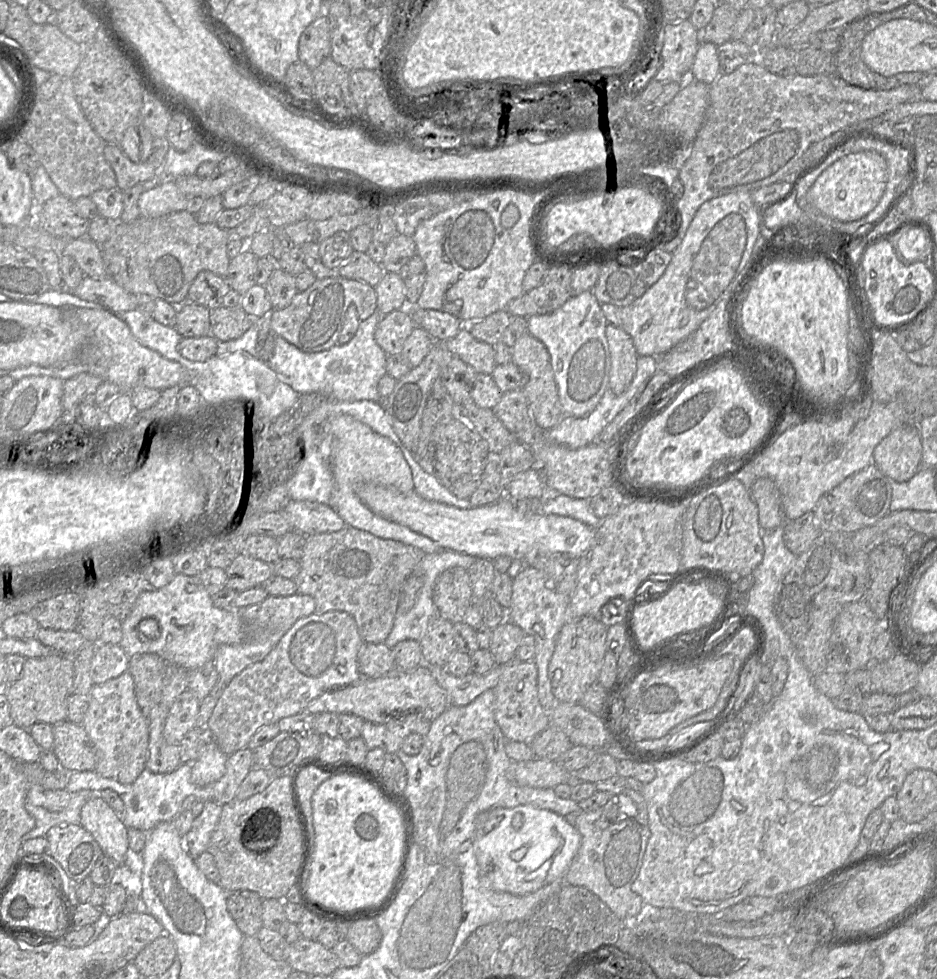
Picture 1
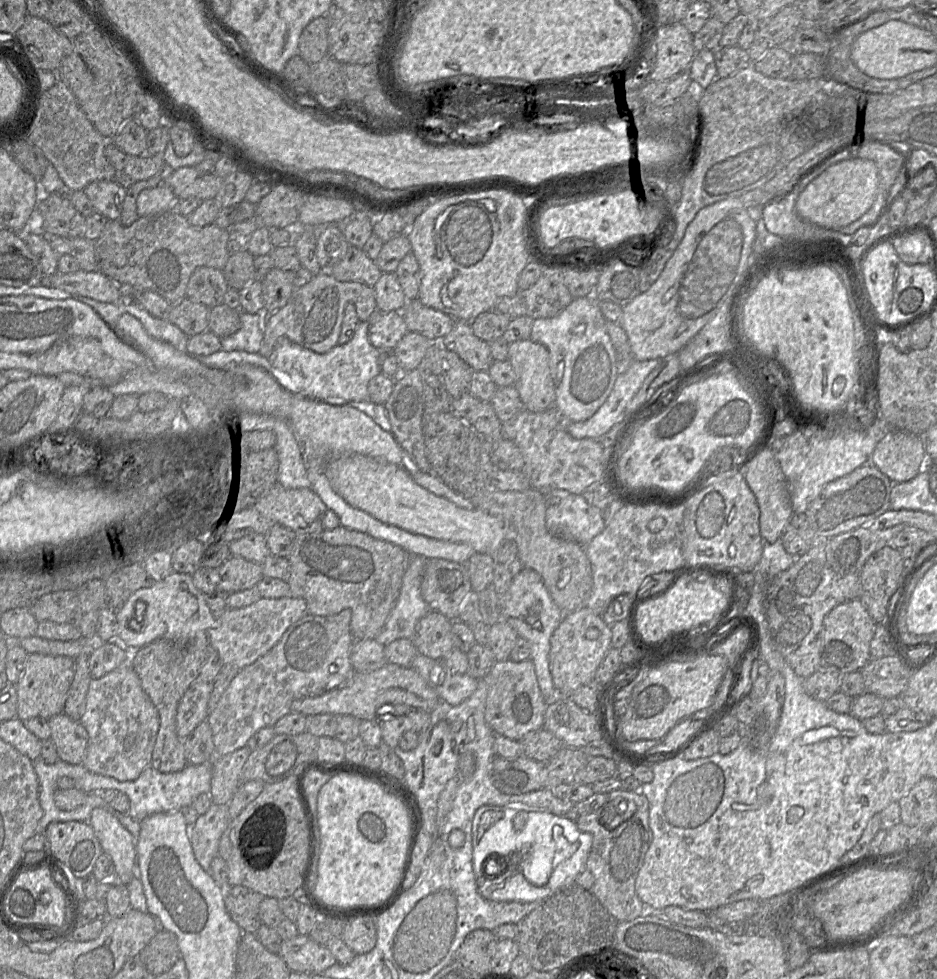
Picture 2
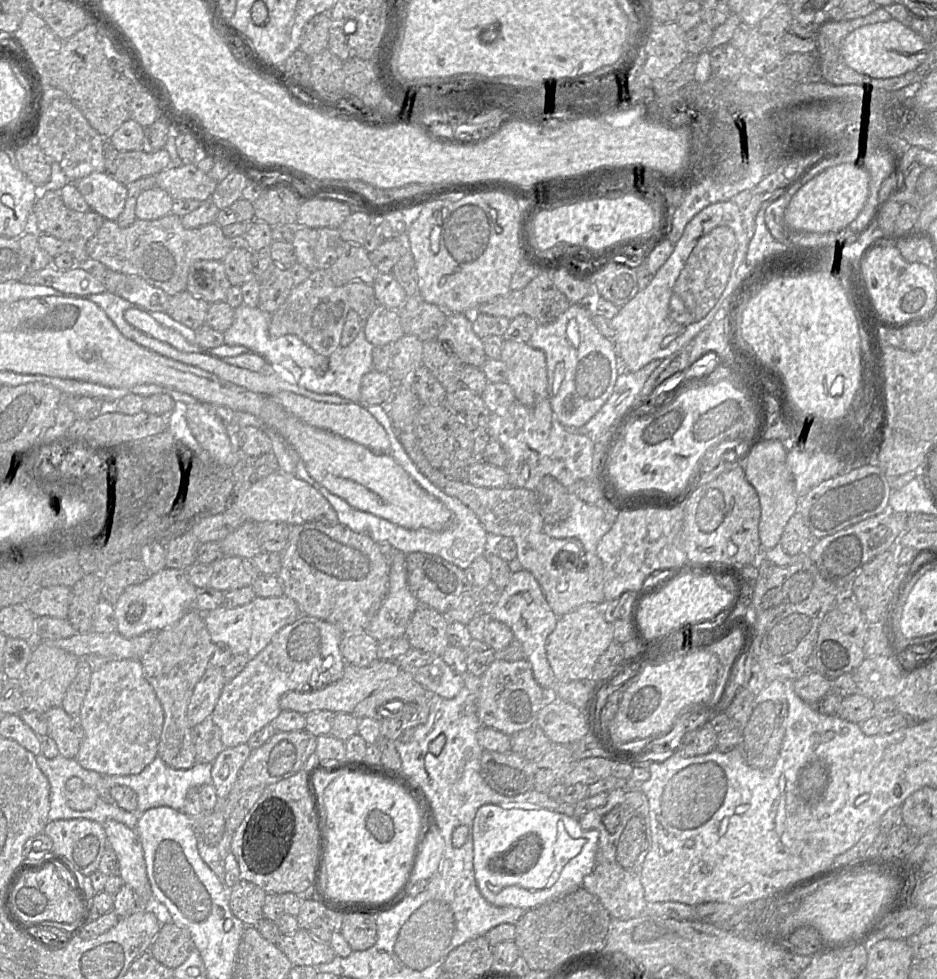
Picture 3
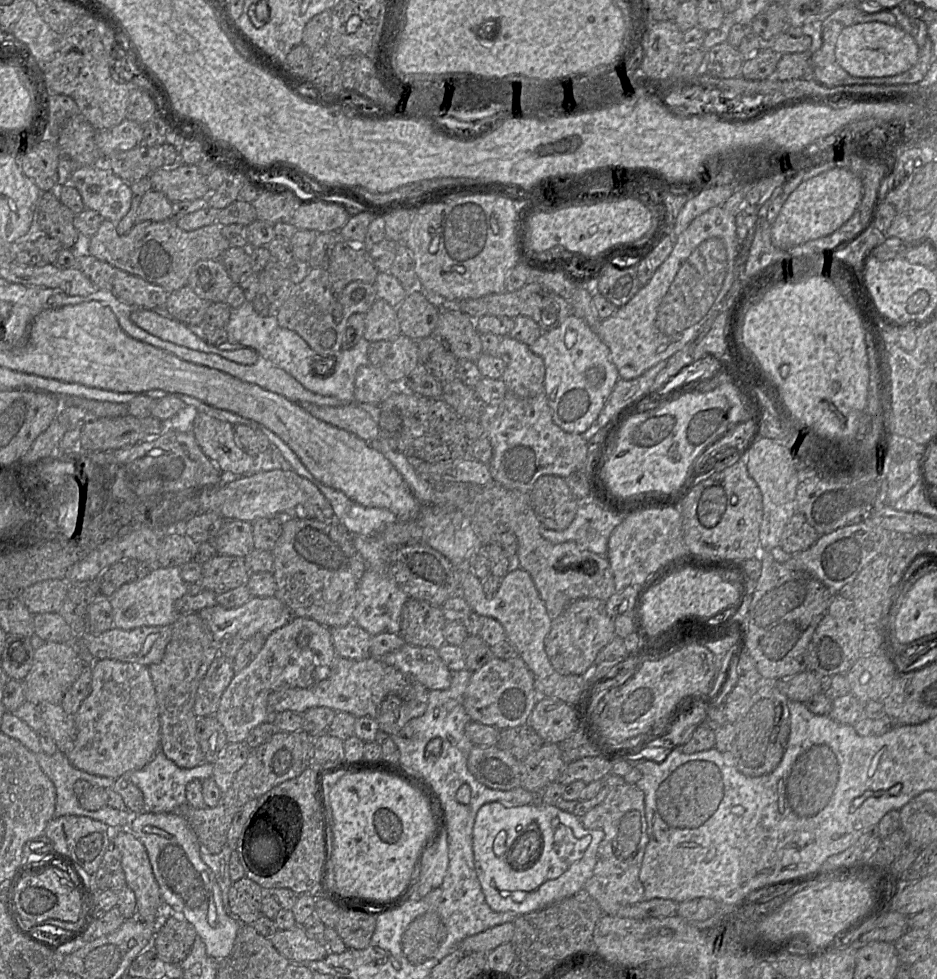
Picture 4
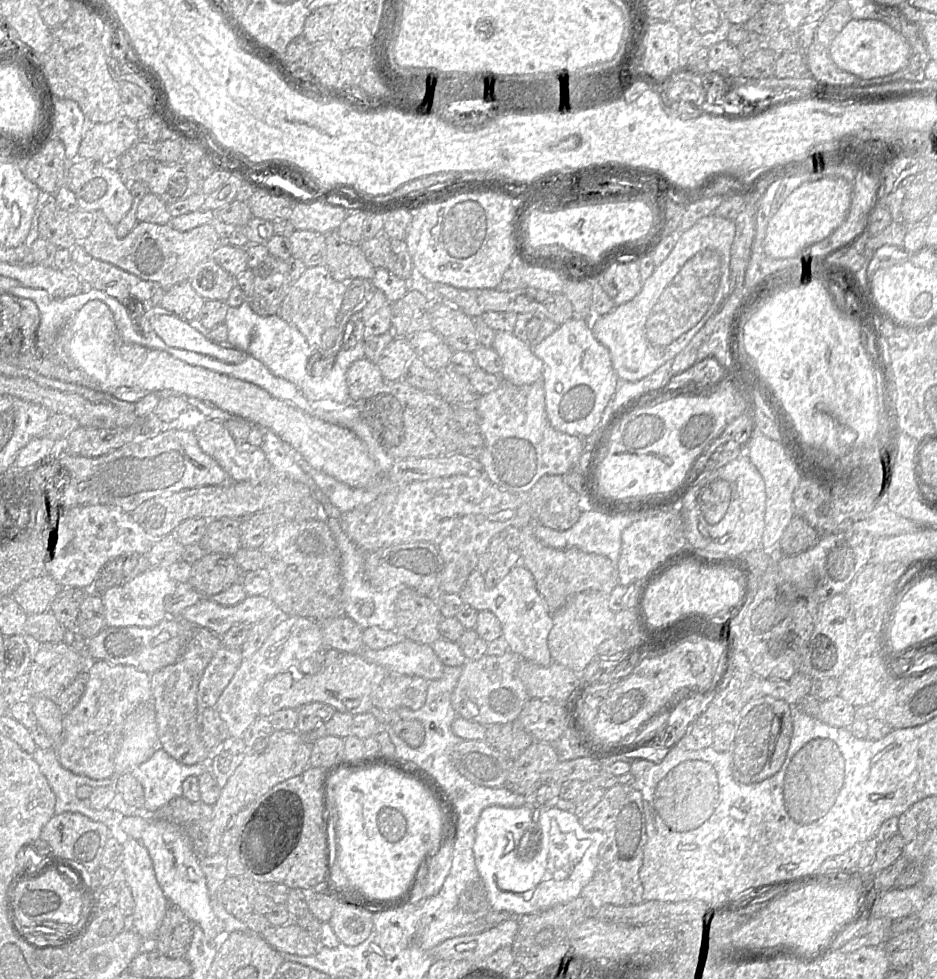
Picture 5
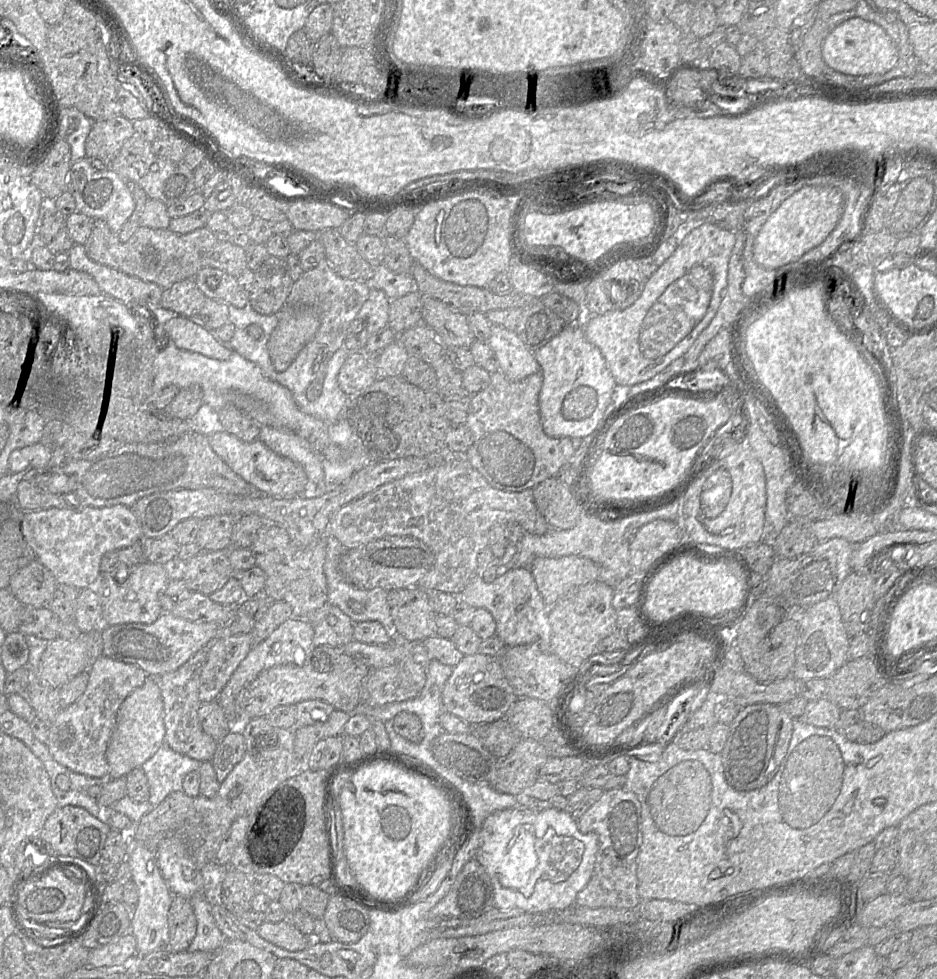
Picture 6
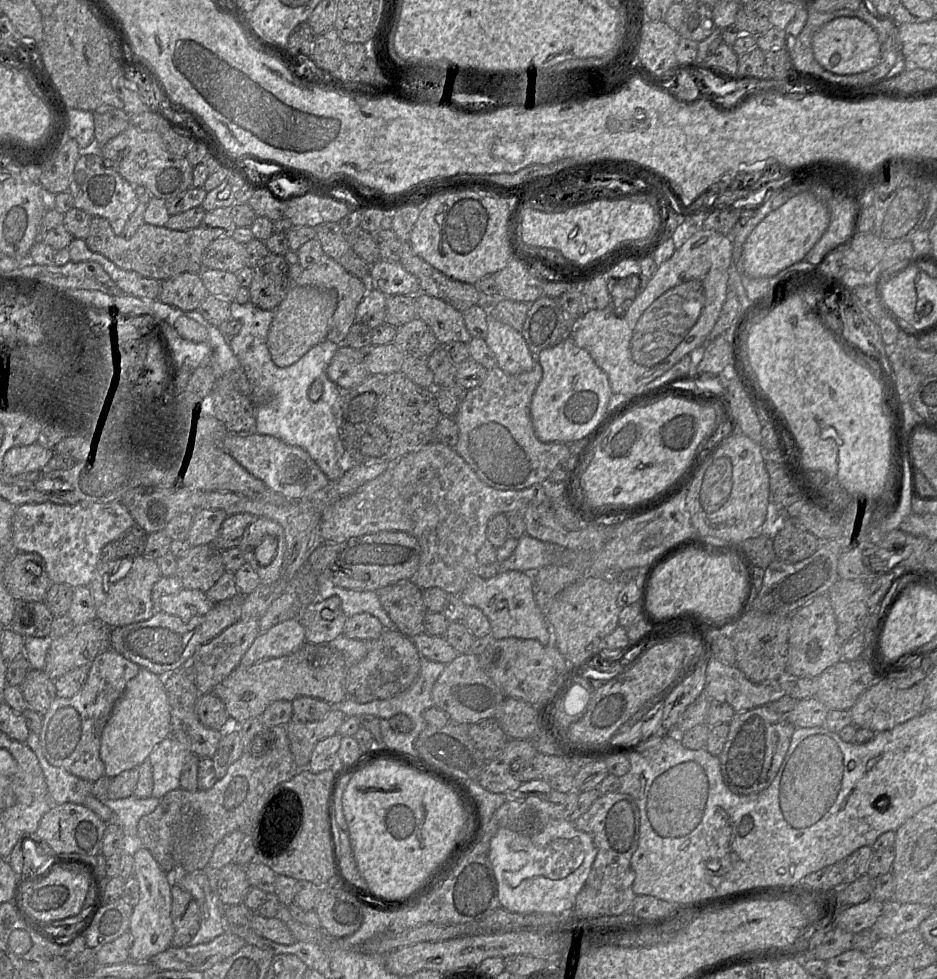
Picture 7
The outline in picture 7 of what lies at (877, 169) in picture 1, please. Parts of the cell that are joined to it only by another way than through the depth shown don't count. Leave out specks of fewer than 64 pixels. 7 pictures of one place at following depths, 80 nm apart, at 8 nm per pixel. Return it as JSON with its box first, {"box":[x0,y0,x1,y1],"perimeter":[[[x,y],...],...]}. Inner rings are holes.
{"box":[742,192,829,278],"perimeter":[[[801,192],[771,211],[749,234],[742,248],[742,273],[750,278],[771,277],[803,260],[829,226],[829,212],[810,192]]]}

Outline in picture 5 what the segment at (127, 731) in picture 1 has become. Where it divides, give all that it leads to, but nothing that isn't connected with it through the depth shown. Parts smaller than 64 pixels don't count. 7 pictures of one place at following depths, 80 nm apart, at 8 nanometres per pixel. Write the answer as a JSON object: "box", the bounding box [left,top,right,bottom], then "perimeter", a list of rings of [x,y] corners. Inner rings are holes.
{"box":[55,660,152,779],"perimeter":[[[91,660],[89,679],[78,704],[63,717],[62,741],[55,745],[59,762],[71,772],[92,779],[115,777],[114,759],[121,746],[127,717],[141,703],[152,700],[151,674],[130,665],[113,664],[106,660]]]}

